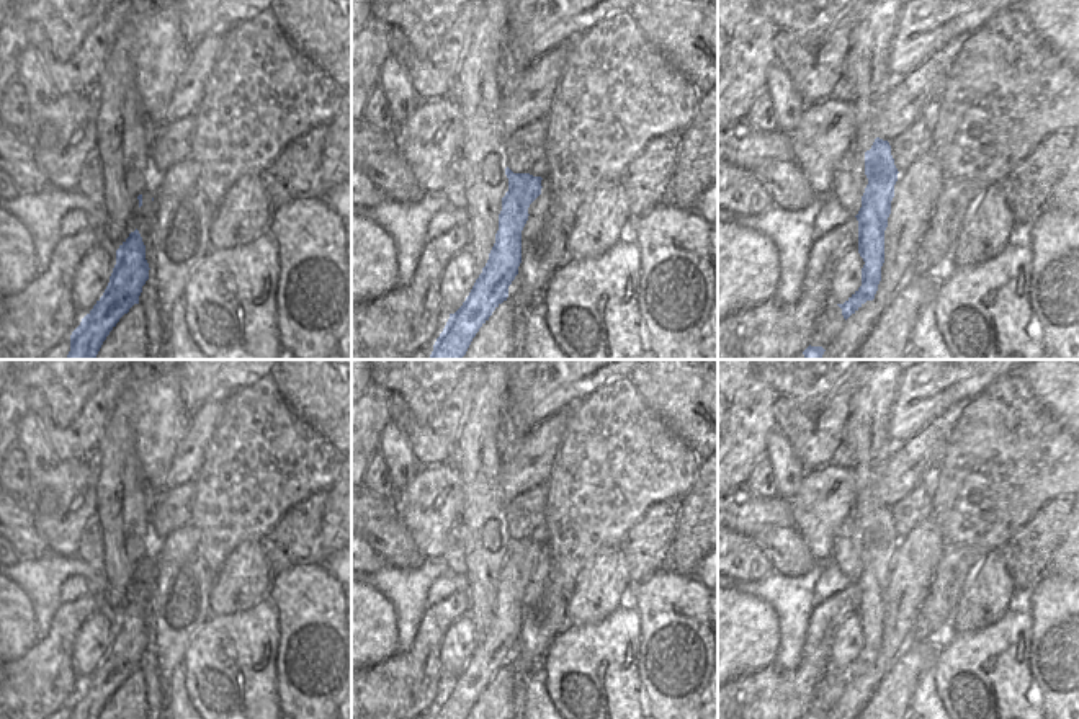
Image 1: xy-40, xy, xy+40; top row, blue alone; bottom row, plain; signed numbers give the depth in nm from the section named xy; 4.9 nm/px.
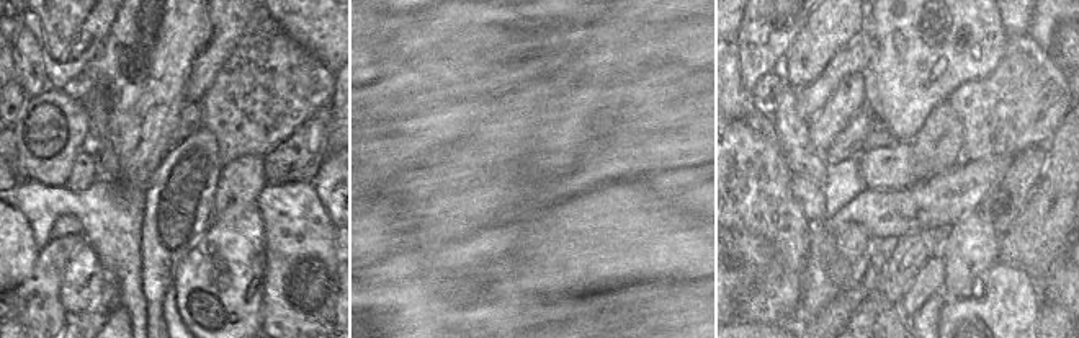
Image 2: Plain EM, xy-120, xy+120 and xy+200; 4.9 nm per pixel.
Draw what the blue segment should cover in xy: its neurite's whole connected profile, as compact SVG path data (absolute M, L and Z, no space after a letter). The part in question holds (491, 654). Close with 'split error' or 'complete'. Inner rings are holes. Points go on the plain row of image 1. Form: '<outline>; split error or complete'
M505 534L508 557L502 564L495 610L482 639L463 672L437 704L432 719L466 719L479 694L508 663L508 652L522 629L522 596L528 587L530 570L541 560L541 543L513 539Z; complete

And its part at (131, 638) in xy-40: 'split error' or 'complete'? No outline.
complete

